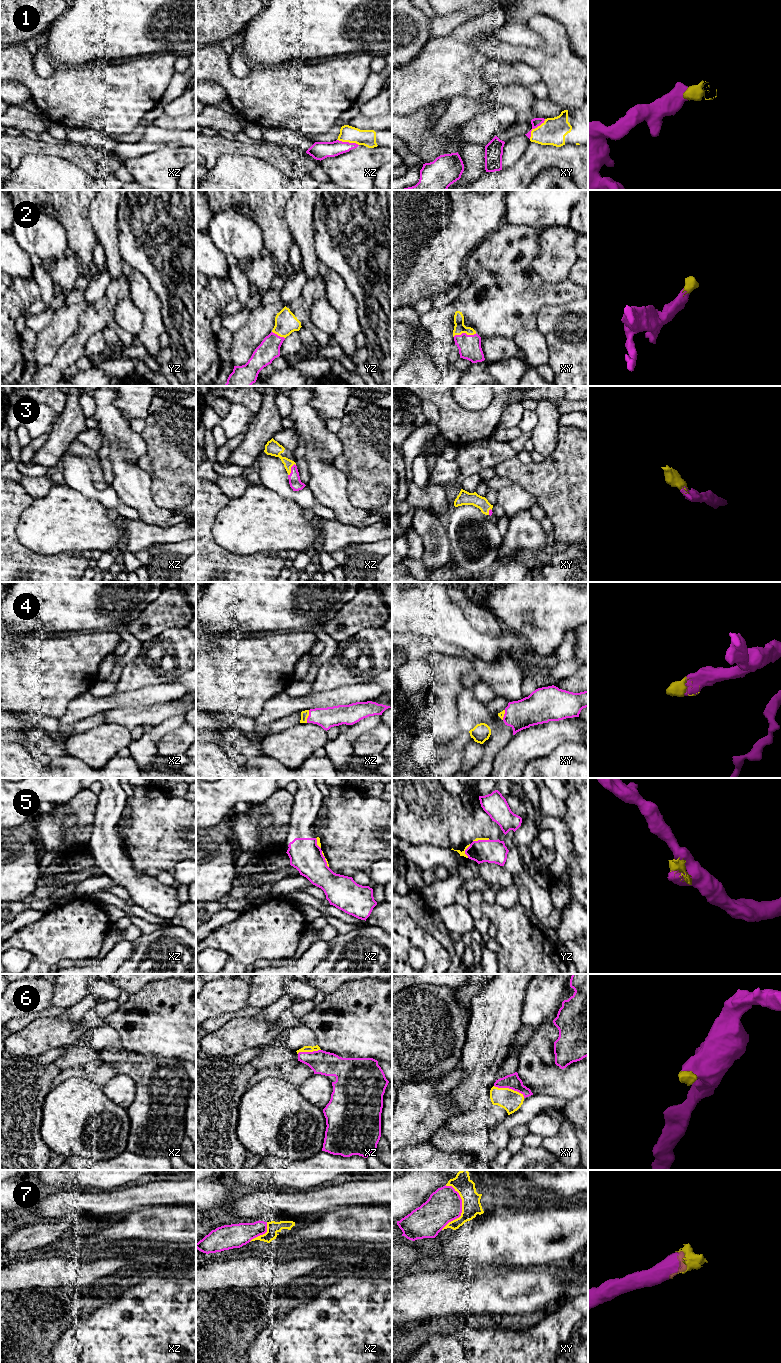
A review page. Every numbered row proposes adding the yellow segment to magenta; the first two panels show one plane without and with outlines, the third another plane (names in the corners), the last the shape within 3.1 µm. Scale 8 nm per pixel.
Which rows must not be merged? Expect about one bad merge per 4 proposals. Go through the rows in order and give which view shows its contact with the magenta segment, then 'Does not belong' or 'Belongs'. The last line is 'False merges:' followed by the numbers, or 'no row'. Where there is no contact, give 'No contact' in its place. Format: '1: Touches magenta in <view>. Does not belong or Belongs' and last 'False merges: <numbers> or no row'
1: Touches magenta in xy. Belongs
2: Touches magenta in xy. Belongs
3: Touches magenta in xz. Belongs
4: Touches magenta in xz. Belongs
5: Touches magenta in yz. Does not belong
6: Touches magenta in xy. Belongs
7: Touches magenta in xy. Belongs
False merges: 5

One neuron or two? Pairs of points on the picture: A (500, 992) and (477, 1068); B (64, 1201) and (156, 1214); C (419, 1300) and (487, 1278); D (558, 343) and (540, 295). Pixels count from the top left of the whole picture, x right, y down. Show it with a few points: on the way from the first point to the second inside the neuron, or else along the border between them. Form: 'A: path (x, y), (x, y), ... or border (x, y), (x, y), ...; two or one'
A: path (496, 1011), (488, 1045), (485, 1049); one
B: border (155, 1205), (140, 1207), (130, 1212); two
C: path (436, 1294), (470, 1293); one
D: border (543, 305), (537, 315), (536, 328); two

